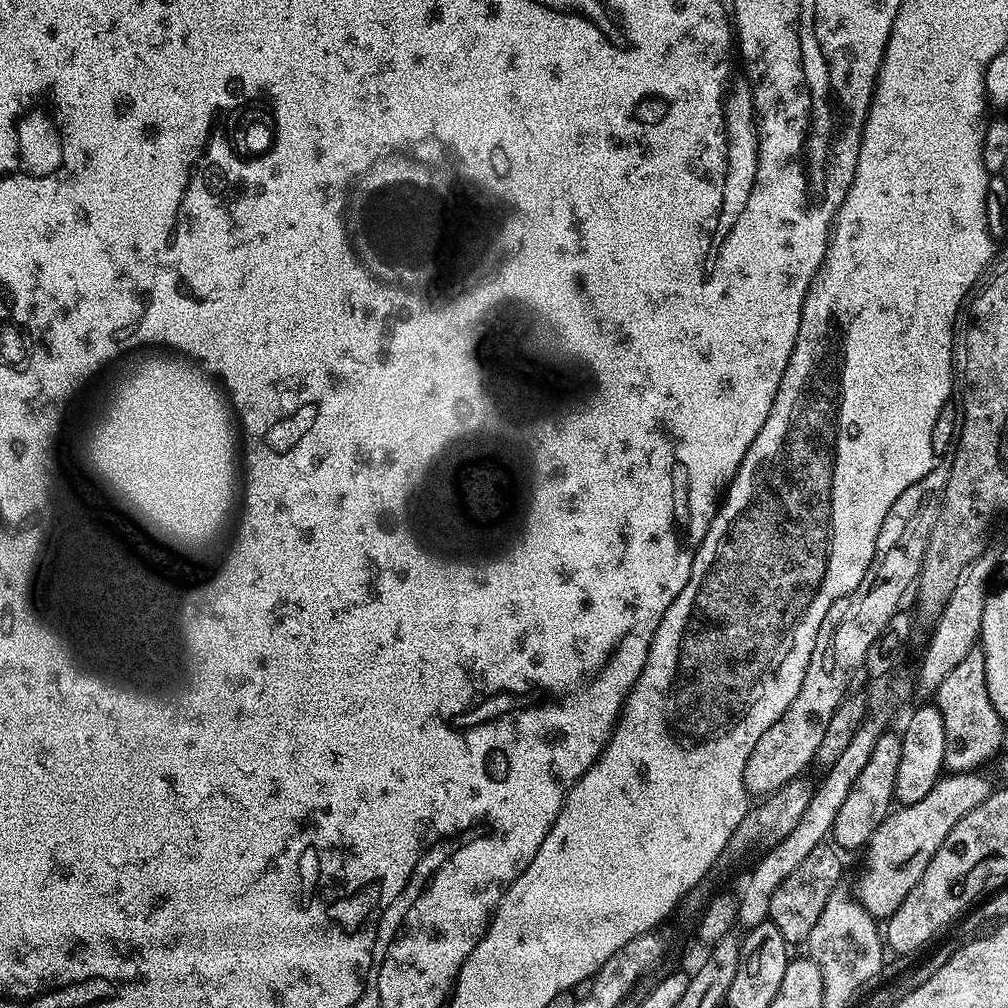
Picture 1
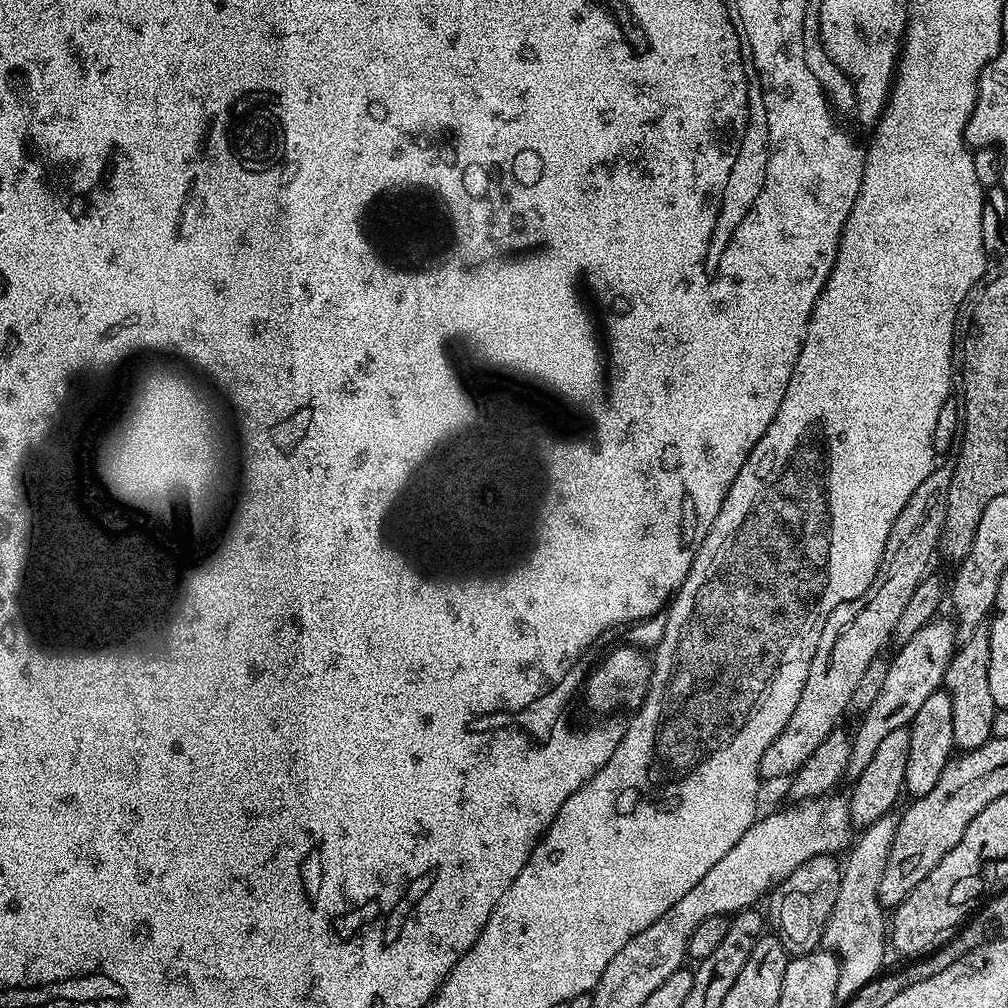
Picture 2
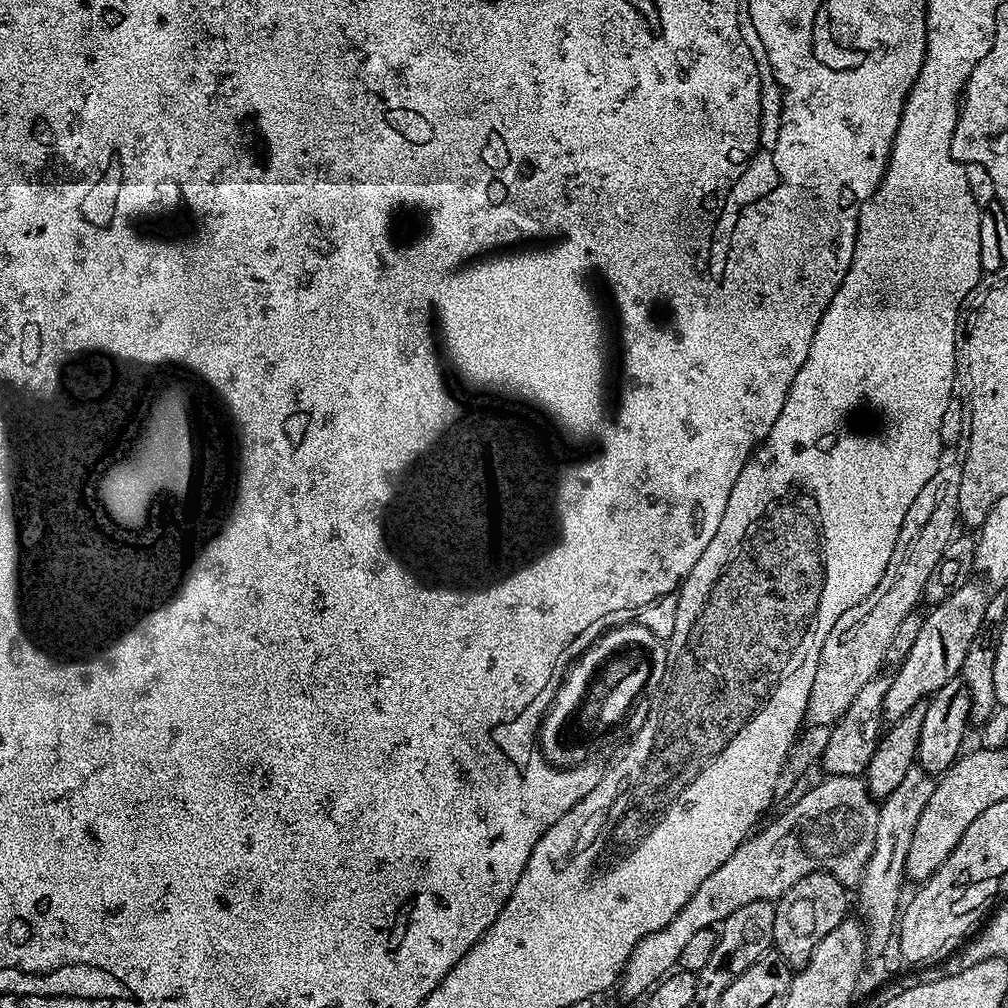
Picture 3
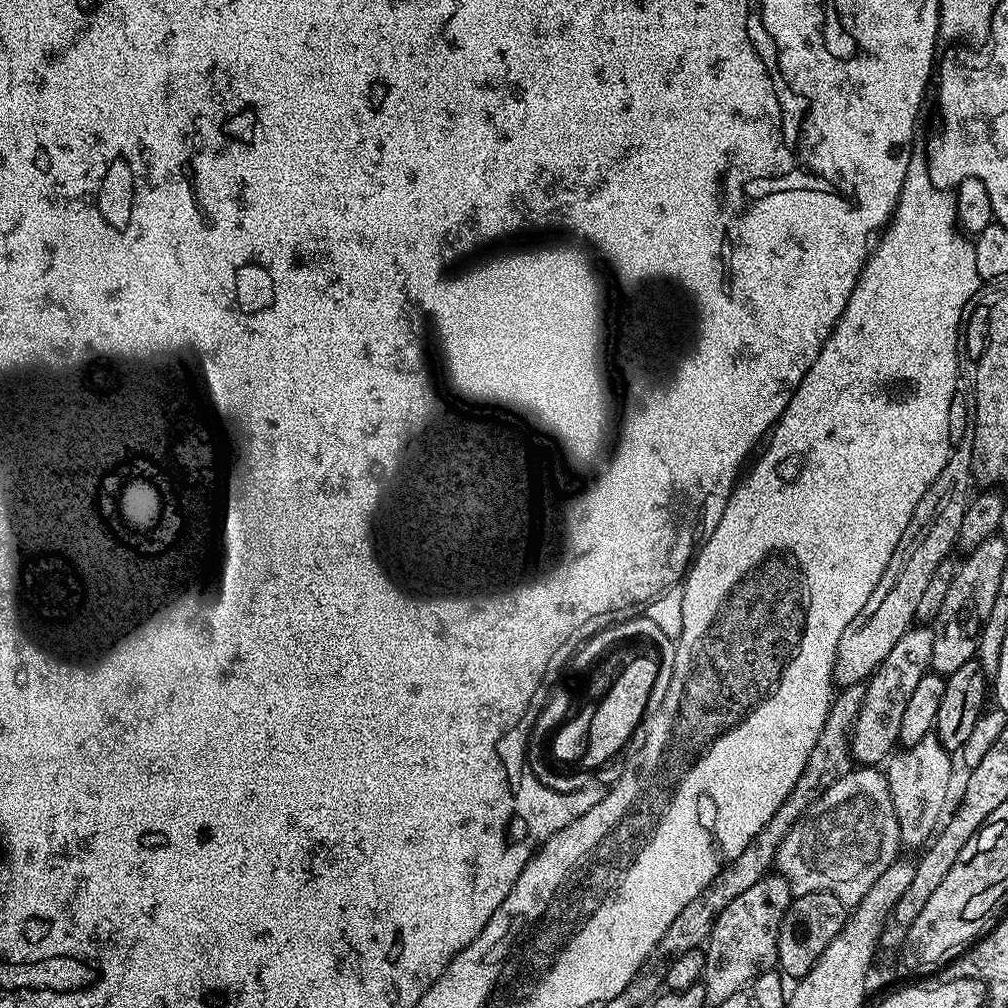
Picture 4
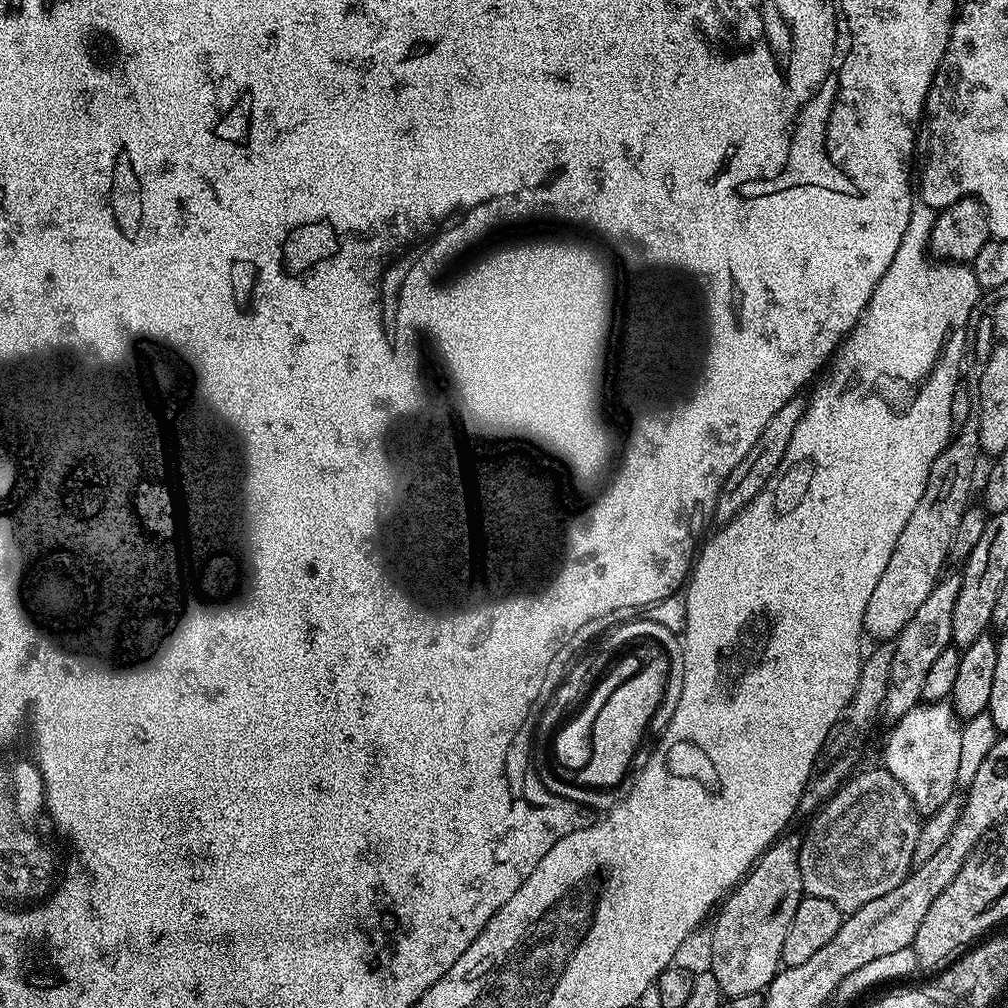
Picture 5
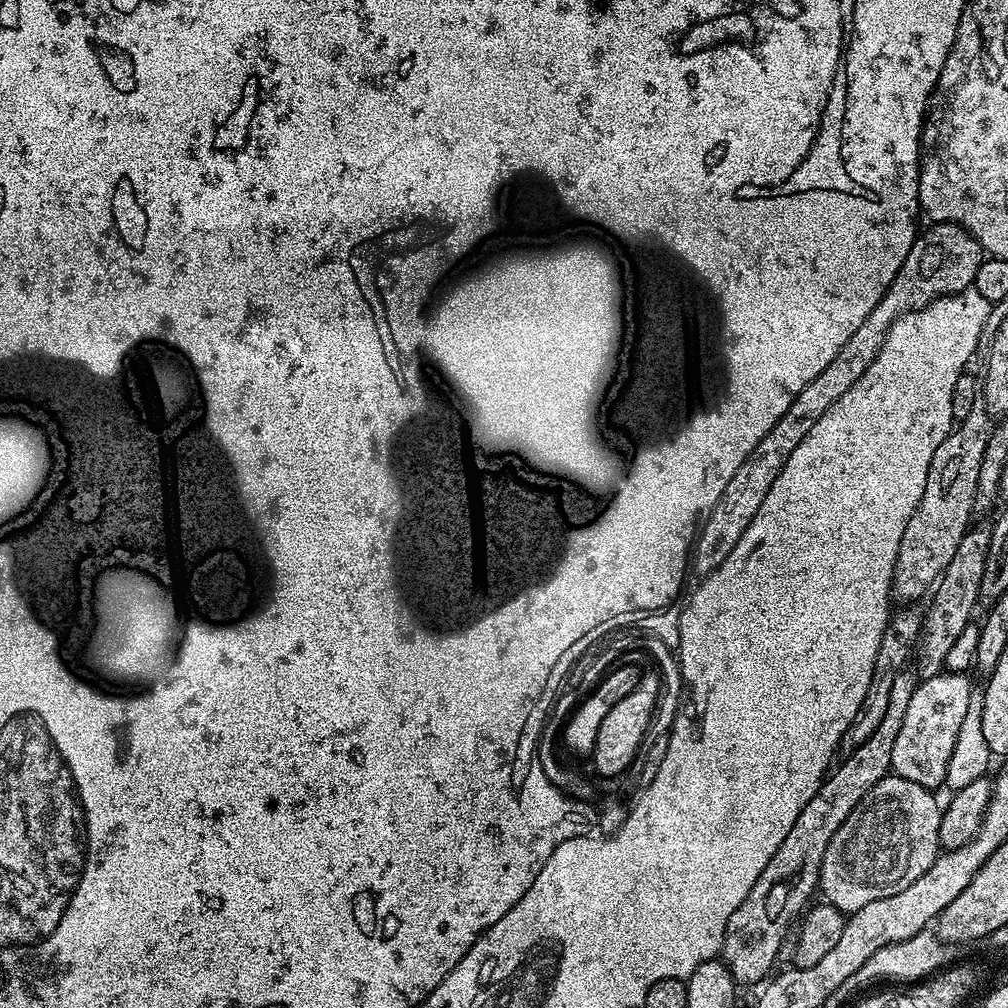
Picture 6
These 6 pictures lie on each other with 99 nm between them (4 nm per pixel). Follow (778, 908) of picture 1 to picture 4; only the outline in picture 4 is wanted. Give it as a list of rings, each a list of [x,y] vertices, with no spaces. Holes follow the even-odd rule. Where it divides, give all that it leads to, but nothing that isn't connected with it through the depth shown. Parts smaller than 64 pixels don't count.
[[[811,892],[793,899],[792,905],[782,918],[782,926],[778,930],[778,954],[776,963],[785,977],[792,976],[793,981],[800,980],[812,969],[814,962],[830,946],[830,942],[844,929],[846,905],[834,898],[829,892]]]

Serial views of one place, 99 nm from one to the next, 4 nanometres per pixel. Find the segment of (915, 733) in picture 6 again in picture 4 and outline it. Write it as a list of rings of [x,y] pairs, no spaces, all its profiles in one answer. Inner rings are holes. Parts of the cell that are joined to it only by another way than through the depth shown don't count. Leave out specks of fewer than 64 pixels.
[[[929,734],[914,746],[901,747],[887,761],[890,798],[894,798],[894,814],[897,815],[900,827],[900,842],[905,849],[923,849],[933,839],[945,815],[944,803],[948,800],[948,787],[952,784],[952,760],[949,752],[936,741],[935,735]]]

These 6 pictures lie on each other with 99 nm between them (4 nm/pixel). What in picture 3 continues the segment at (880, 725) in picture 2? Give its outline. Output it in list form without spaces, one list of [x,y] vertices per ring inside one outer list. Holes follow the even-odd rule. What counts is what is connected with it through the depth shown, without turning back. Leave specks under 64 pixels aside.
[[[969,582],[954,590],[954,594],[946,598],[946,602],[935,605],[925,615],[922,630],[919,631],[909,656],[894,672],[886,690],[886,698],[882,698],[880,714],[885,725],[898,722],[898,718],[905,716],[916,704],[931,697],[932,693],[946,686],[946,682],[959,677],[962,658],[966,658],[970,642],[974,642],[976,635],[984,628],[987,601],[985,589],[979,583]]]

